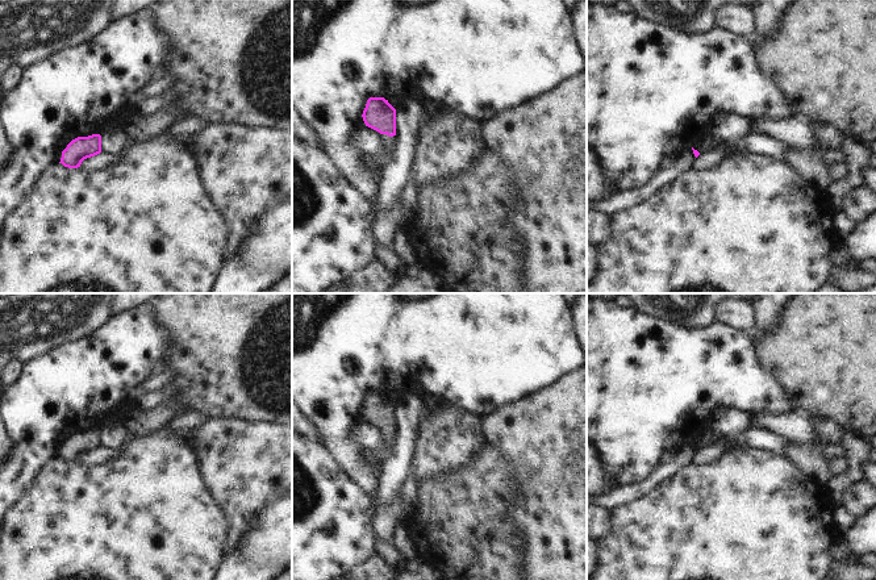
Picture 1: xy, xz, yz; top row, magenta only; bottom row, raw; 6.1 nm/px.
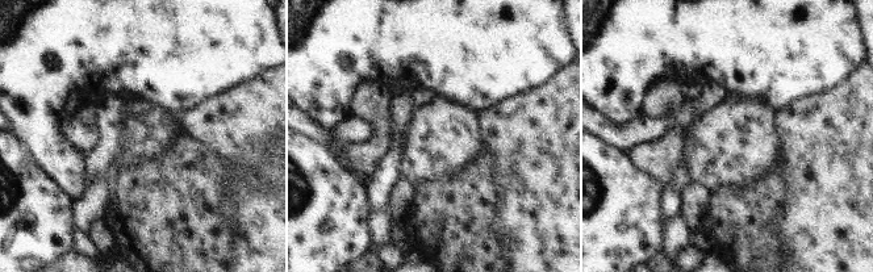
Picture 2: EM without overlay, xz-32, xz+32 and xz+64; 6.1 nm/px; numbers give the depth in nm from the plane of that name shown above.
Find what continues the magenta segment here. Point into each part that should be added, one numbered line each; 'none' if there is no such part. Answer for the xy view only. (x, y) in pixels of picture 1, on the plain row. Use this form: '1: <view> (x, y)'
none

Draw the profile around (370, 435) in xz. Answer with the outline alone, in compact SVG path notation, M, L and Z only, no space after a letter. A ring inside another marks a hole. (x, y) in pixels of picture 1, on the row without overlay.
M364 421L356 429L356 441L367 448L381 448L385 445L383 429Z

